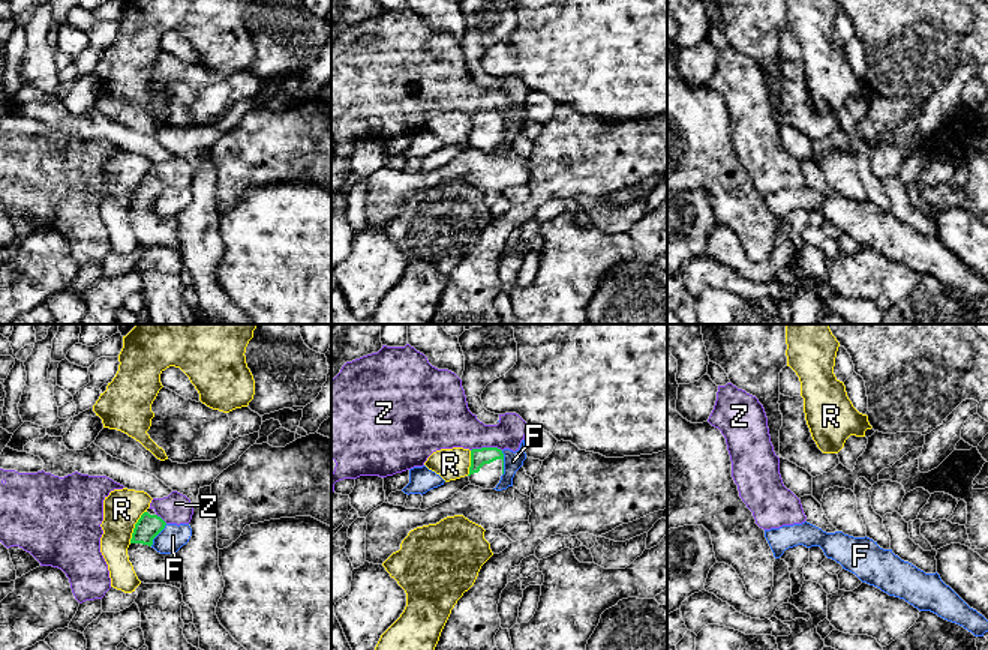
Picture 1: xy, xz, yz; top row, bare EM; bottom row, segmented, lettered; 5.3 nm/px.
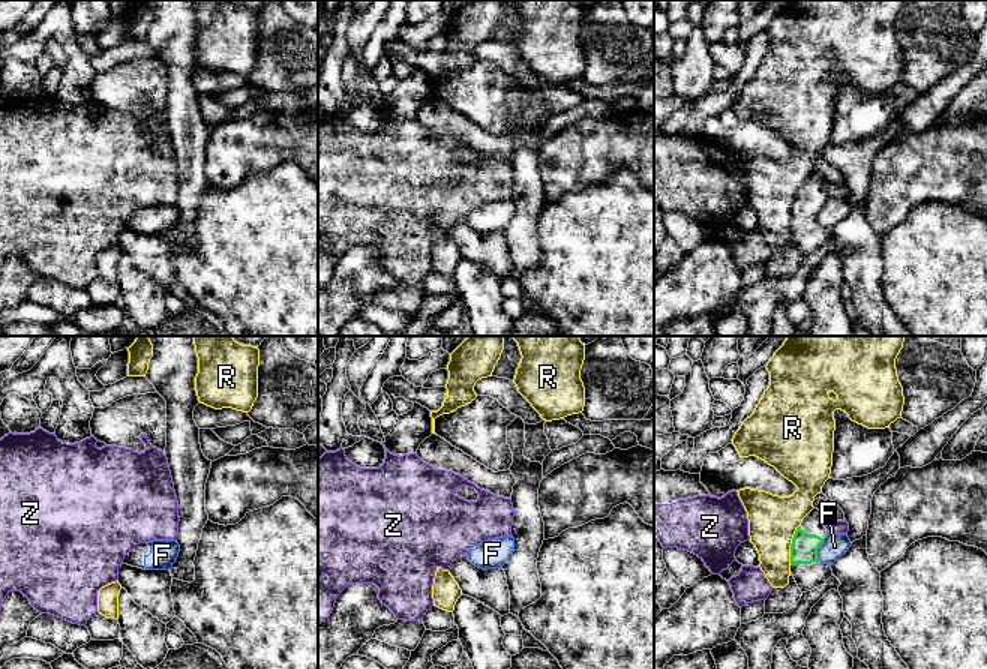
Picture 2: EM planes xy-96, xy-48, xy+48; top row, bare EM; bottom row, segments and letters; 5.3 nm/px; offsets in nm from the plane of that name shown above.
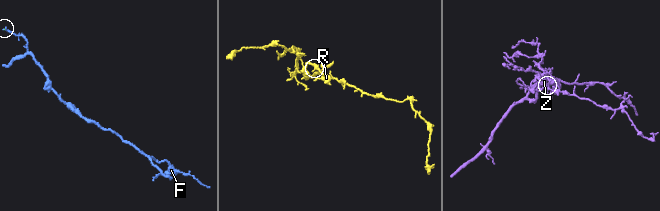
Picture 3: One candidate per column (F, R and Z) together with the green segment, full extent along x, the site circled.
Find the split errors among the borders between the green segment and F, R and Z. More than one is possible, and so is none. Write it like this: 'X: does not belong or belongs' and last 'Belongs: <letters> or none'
F: does not belong
R: does not belong
Z: does not belong
Belongs: none

